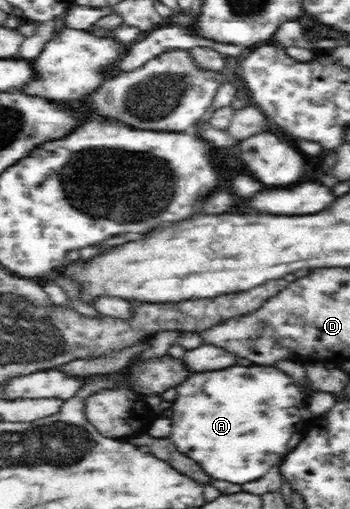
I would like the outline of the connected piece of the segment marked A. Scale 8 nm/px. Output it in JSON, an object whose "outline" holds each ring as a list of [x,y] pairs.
{"outline":[[[225,367],[219,371],[207,371],[207,373],[195,373],[189,375],[183,383],[177,385],[177,399],[173,401],[171,409],[171,441],[179,447],[179,451],[201,463],[201,467],[213,477],[221,481],[231,481],[231,483],[249,483],[257,481],[265,473],[269,473],[279,461],[281,455],[287,453],[289,441],[301,419],[293,415],[293,407],[303,407],[307,395],[295,385],[295,381],[285,375],[283,371],[275,367]]]}

